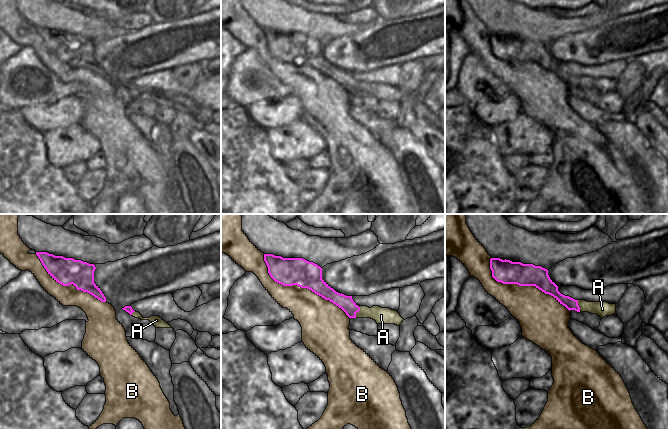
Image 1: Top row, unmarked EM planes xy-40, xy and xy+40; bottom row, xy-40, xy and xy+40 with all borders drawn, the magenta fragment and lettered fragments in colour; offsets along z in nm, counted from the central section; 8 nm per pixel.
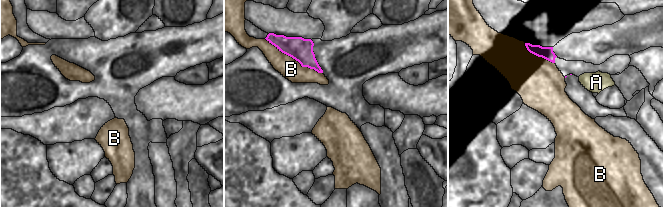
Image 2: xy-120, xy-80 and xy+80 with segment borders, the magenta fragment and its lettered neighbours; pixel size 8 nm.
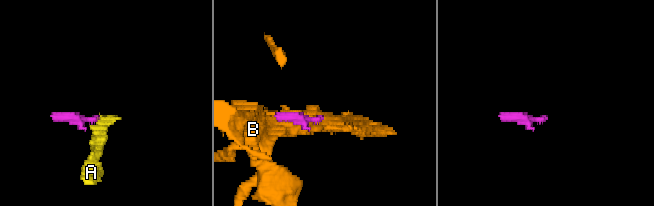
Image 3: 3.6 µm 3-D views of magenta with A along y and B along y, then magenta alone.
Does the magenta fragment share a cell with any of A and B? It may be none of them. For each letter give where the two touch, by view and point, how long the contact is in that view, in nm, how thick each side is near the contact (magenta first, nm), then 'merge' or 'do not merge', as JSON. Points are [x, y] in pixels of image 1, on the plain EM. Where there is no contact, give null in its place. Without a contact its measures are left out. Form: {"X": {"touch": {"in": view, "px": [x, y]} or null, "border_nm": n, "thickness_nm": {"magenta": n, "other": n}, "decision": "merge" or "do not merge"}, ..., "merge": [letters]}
{"A": {"touch": {"in": "xy", "px": [358, 87]}, "border_nm": 110, "thickness_nm": {"magenta": 120, "other": 130}, "decision": "do not merge"}, "B": {"touch": {"in": "xy", "px": [299, 62]}, "border_nm": 850, "thickness_nm": {"magenta": 220, "other": 280}, "decision": "do not merge"}, "merge": []}

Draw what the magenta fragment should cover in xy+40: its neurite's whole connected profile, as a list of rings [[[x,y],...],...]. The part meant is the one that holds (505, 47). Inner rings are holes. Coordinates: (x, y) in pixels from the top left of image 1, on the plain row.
[[[500,34],[490,35],[492,53],[503,60],[517,60],[519,62],[535,62],[545,70],[553,72],[569,87],[580,88],[578,76],[565,72],[558,67],[558,62],[550,55],[548,46],[533,40],[512,38]]]

